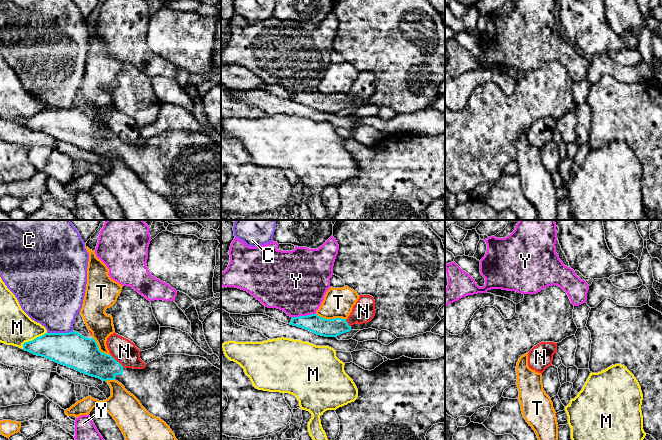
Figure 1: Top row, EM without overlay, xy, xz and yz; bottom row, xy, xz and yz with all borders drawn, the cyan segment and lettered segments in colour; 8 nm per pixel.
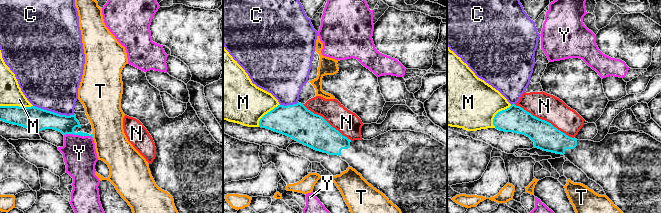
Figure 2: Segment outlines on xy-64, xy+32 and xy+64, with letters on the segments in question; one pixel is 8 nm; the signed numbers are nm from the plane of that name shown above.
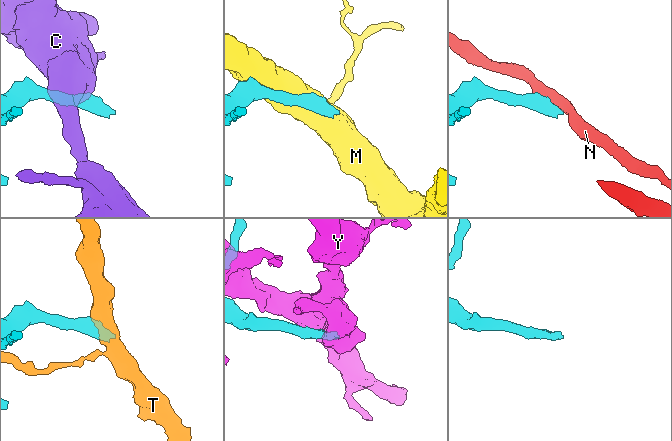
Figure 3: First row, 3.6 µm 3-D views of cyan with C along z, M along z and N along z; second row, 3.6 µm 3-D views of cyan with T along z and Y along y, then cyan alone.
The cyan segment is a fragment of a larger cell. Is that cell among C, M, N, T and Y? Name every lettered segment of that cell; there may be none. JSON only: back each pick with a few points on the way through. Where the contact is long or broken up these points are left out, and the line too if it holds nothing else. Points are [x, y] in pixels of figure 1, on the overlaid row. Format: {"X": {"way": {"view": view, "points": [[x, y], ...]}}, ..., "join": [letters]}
{"join": []}

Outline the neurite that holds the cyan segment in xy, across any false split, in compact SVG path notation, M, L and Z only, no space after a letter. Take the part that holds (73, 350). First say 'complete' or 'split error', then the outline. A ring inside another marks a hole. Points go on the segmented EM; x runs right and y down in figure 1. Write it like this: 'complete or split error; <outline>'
split error; M75 331L45 333L25 342L23 350L103 381L118 381L150 414L163 420L177 440L221 440L221 370L204 357L165 354L144 369L124 368L111 355L102 353L95 339Z

